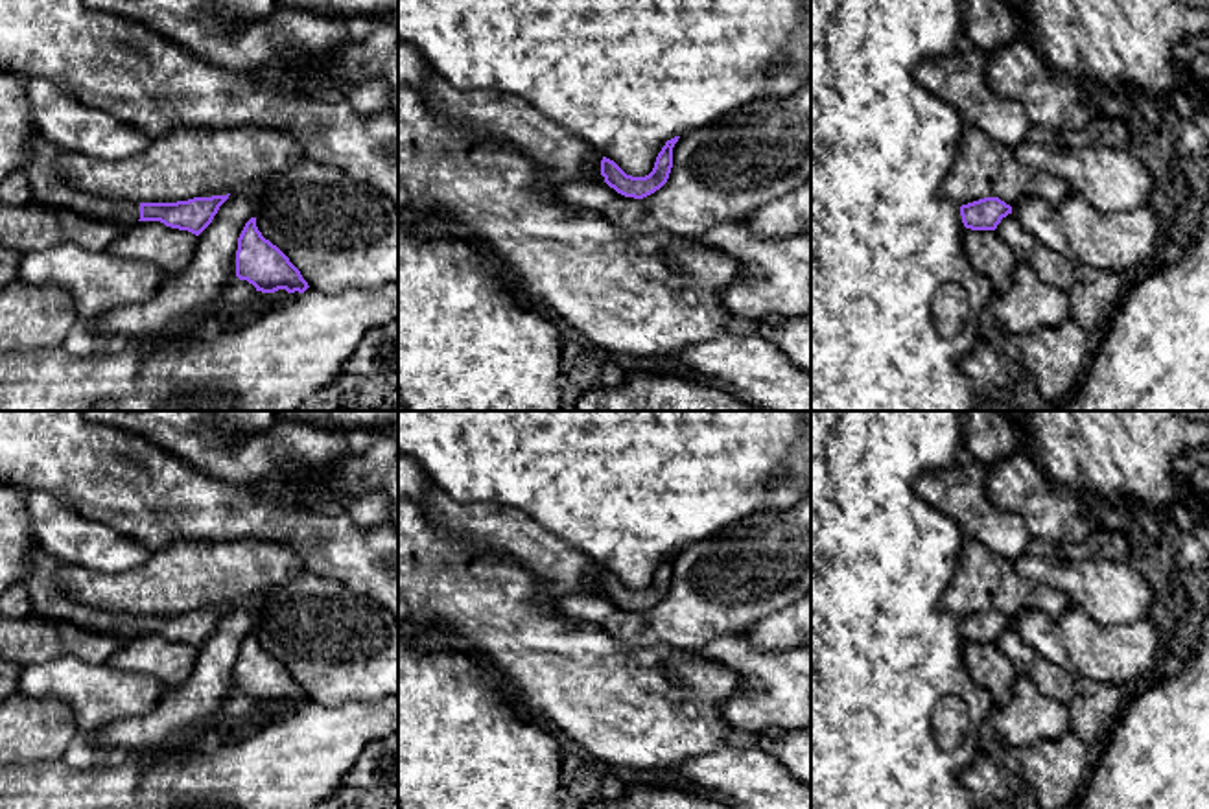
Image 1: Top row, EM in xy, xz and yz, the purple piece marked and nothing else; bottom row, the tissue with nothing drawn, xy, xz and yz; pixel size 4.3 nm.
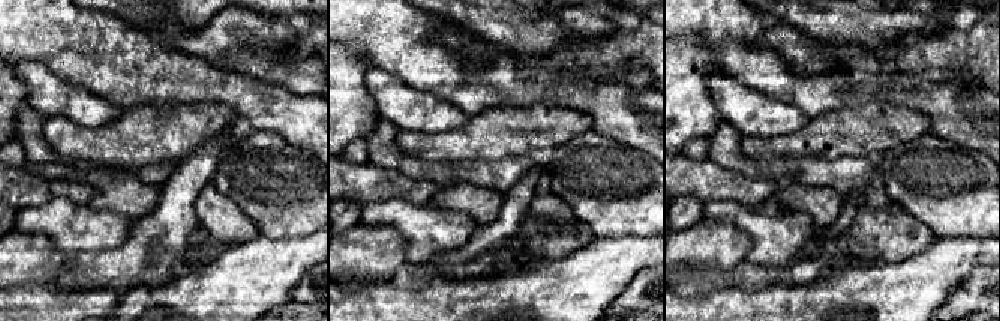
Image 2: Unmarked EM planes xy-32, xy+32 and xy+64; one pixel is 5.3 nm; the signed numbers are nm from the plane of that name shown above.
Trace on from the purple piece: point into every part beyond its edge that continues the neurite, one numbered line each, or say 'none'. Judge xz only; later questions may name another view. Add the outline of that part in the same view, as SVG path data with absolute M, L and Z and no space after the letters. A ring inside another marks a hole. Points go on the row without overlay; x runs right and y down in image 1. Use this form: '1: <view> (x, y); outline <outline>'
none

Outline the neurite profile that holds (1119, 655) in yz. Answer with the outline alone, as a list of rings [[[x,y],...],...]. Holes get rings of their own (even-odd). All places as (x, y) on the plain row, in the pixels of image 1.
[[[1071,604],[1060,617],[1021,610],[1012,617],[1021,639],[1074,678],[1124,687],[1157,673],[1159,636],[1148,619],[1102,625]]]

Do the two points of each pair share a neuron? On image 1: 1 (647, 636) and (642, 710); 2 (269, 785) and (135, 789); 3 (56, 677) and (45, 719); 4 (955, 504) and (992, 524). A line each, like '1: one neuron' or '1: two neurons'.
1: two neurons
2: one neuron
3: two neurons
4: one neuron

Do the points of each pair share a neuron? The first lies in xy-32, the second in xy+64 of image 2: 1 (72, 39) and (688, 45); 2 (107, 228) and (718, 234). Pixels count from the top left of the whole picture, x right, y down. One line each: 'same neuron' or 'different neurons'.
1: different neurons
2: different neurons

